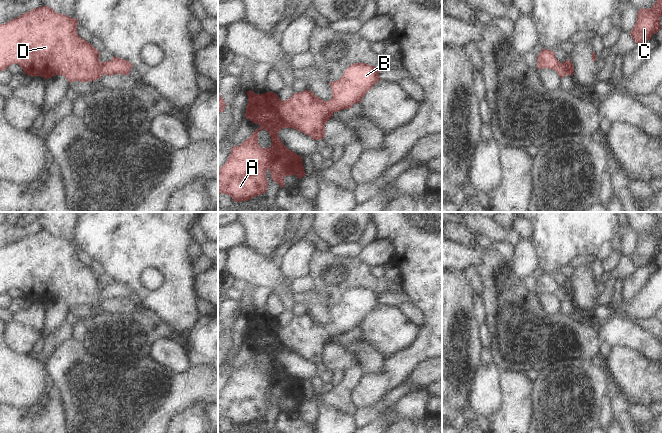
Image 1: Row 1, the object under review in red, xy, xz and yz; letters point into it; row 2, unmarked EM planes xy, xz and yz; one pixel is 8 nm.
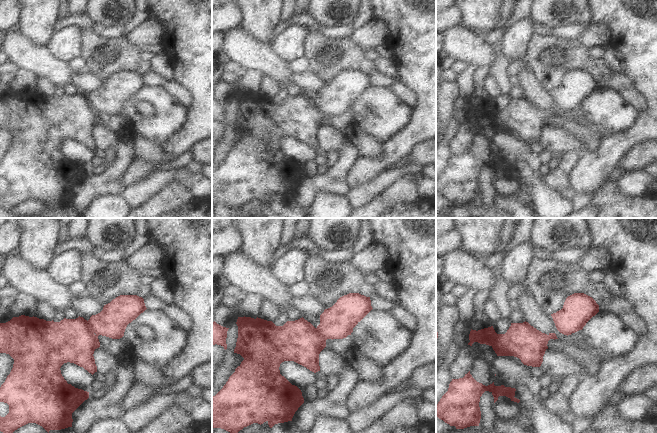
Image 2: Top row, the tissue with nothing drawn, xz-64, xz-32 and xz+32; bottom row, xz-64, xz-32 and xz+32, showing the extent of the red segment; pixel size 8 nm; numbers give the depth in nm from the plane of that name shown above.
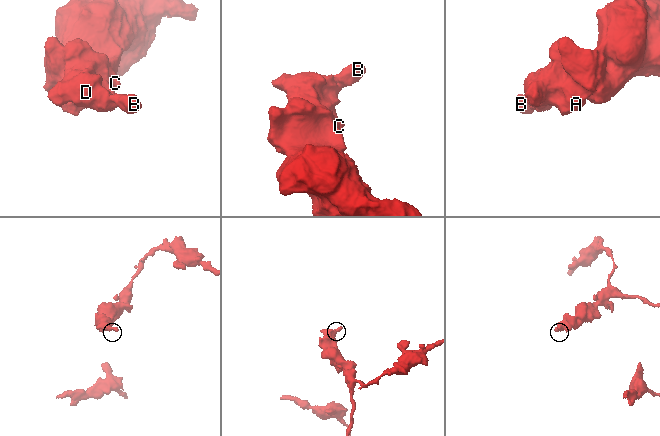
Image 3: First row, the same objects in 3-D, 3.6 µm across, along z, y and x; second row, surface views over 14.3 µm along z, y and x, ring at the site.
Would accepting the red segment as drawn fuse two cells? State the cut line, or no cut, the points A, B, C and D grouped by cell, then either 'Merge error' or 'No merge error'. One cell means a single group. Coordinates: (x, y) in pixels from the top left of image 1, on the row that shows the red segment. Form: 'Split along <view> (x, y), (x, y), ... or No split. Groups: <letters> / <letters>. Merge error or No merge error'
No split. Groups: A B C D. No merge error.

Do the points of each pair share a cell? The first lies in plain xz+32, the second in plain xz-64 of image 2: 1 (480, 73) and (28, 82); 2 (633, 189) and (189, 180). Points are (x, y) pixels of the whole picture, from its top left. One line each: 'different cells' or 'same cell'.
1: same cell
2: different cells

